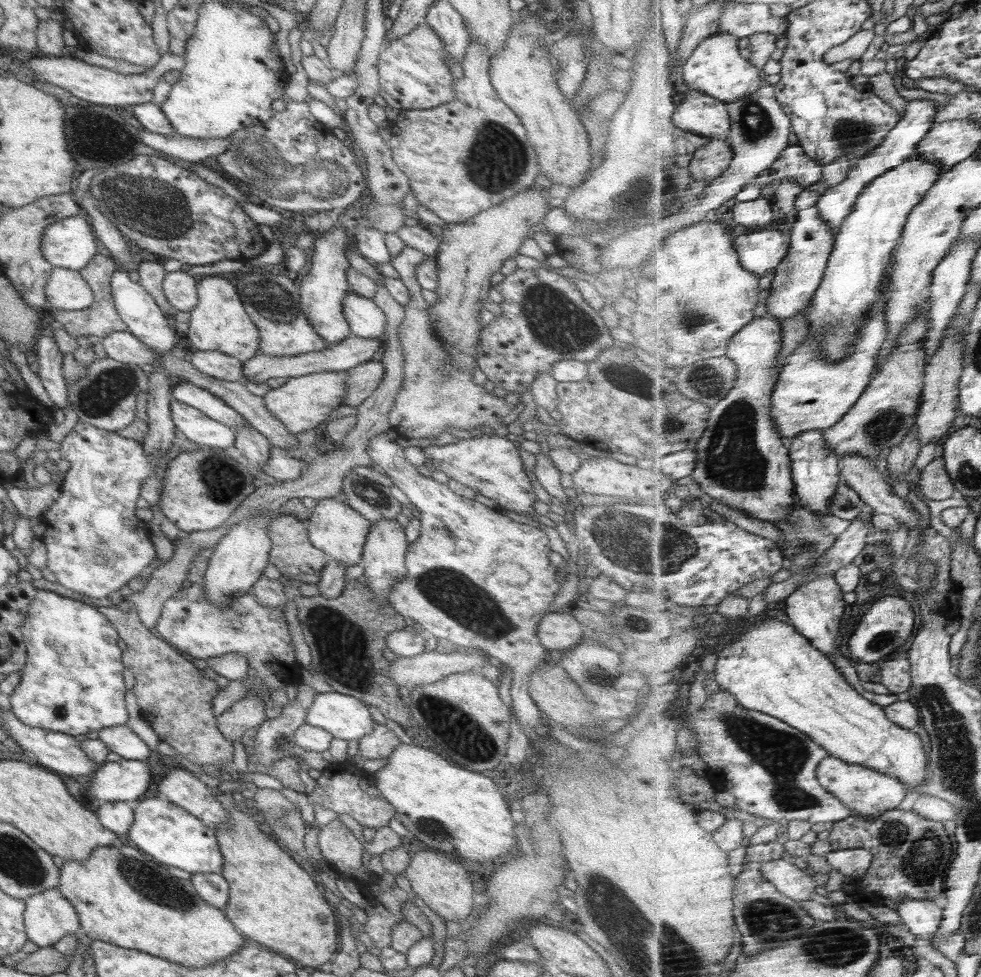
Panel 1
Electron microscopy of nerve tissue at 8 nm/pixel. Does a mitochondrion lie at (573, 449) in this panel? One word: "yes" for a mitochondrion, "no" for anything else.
no

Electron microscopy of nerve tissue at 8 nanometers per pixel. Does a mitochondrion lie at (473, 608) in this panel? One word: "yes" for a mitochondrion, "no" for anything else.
yes

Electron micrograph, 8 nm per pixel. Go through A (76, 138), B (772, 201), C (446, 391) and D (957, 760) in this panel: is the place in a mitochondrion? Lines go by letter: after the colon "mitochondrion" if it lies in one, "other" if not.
A: mitochondrion
B: other
C: mitochondrion
D: mitochondrion

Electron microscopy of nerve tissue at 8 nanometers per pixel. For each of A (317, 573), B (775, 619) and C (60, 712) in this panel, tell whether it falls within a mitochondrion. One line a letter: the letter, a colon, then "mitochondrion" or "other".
A: other
B: other
C: other

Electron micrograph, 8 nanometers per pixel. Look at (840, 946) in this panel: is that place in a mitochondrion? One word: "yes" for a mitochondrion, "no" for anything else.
yes

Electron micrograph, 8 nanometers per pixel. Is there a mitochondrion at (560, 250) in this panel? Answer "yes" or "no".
no

